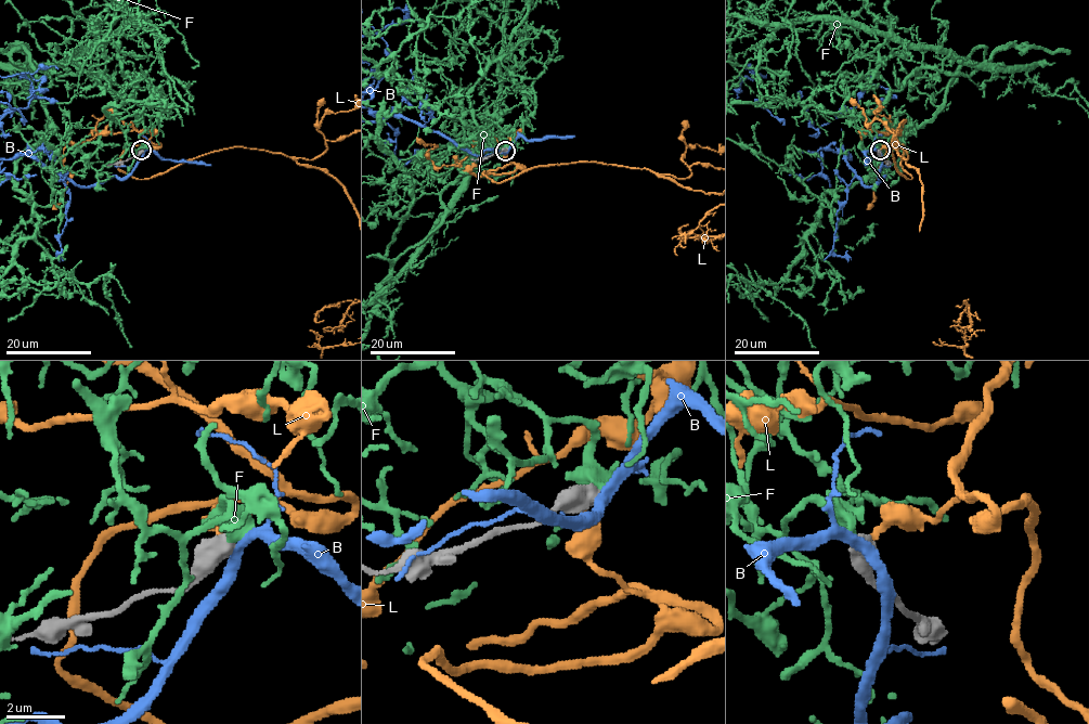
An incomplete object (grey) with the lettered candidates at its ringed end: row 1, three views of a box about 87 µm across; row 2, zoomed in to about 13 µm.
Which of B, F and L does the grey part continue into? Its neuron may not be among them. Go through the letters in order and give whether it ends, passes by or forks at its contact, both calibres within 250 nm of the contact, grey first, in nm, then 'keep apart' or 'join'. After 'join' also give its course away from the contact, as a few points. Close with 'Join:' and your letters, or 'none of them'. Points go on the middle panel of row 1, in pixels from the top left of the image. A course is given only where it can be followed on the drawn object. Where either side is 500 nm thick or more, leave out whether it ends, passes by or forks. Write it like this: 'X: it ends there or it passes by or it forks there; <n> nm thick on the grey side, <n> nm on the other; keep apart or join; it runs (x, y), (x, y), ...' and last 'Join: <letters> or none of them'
B: 700 nm thick on the grey side, 360 nm on the other; keep apart
F: 700 nm thick on the grey side, 460 nm on the other; keep apart
L: 750 nm thick on the grey side, 260 nm on the other; join
Join: L

